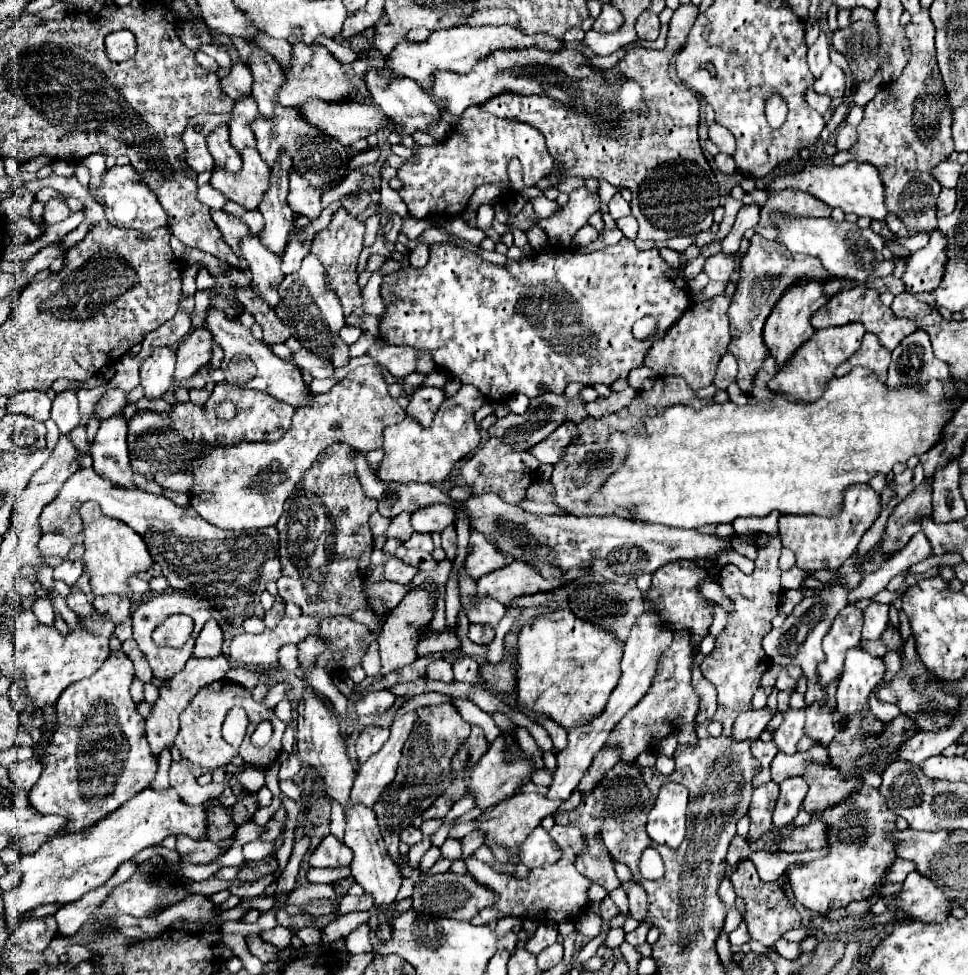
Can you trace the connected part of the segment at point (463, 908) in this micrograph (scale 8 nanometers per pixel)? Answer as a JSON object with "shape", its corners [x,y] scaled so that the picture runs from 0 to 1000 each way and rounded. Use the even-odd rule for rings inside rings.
{"shape":[[[421,888],[413,890],[415,898],[421,898],[430,905],[426,923],[428,923],[428,933],[432,935],[444,935],[448,939],[461,939],[461,942],[469,942],[469,944],[486,944],[490,942],[498,931],[508,929],[512,919],[508,913],[496,909],[490,901],[486,901],[483,896],[467,896],[467,894],[459,894],[452,898],[444,898],[438,901],[438,907],[434,907],[434,892],[426,892]]]}

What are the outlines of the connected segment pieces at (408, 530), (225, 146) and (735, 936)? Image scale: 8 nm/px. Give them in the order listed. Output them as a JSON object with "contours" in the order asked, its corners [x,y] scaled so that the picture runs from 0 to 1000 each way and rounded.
{"contours":[[[[415,525],[415,527],[411,527],[407,533],[405,533],[405,537],[403,537],[403,542],[401,542],[401,550],[403,552],[413,552],[415,556],[419,556],[424,550],[426,550],[426,546],[428,546],[428,542],[426,542],[426,537],[424,537],[424,525]]],[[[229,127],[221,135],[217,135],[213,139],[213,146],[215,146],[217,158],[221,160],[223,172],[231,172],[236,176],[246,176],[250,172],[248,158],[242,156],[242,152],[236,144],[236,129],[233,127]]],[[[767,941],[765,948],[762,950],[762,952],[759,953],[758,956],[755,956],[752,959],[752,962],[755,969],[767,969],[773,967],[775,963],[775,958],[771,946],[769,944],[769,941]]]]}

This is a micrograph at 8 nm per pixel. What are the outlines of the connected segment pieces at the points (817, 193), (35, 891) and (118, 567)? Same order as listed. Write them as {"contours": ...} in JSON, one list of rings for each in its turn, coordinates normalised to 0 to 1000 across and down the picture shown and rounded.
{"contours":[[[[874,166],[870,170],[853,168],[853,170],[835,170],[826,176],[814,176],[808,181],[802,181],[795,189],[789,193],[793,199],[802,199],[808,195],[824,195],[839,199],[841,203],[849,205],[857,213],[870,213],[874,219],[882,217],[884,222],[897,222],[903,226],[915,224],[915,211],[913,211],[913,193],[907,174],[901,168],[895,166]]],[[[151,808],[97,847],[54,859],[35,876],[23,878],[23,901],[12,915],[4,917],[8,954],[14,956],[25,944],[25,937],[41,927],[72,927],[85,921],[89,915],[107,907],[126,884],[153,868],[165,866],[176,855],[192,855],[200,862],[211,862],[213,825],[194,827],[184,818],[180,808],[171,812]]],[[[85,517],[83,529],[87,535],[87,585],[93,591],[93,601],[97,609],[132,609],[136,611],[136,605],[130,601],[130,595],[138,591],[140,587],[153,585],[157,581],[155,566],[149,558],[149,554],[128,535],[112,531],[105,527],[101,517]]]]}

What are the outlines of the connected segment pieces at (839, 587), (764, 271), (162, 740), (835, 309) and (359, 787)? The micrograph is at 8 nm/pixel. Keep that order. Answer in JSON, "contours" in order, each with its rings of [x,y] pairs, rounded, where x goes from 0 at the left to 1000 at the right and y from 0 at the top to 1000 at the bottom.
{"contours":[[[[868,595],[853,599],[849,605],[845,605],[845,611],[831,613],[818,626],[818,630],[812,634],[808,644],[806,646],[798,644],[791,650],[789,658],[787,658],[787,663],[789,663],[789,667],[791,667],[791,671],[793,671],[798,681],[804,681],[804,683],[808,683],[808,681],[824,681],[831,687],[831,691],[835,695],[835,708],[831,712],[833,722],[841,722],[841,720],[845,720],[847,724],[855,722],[853,706],[845,702],[845,687],[843,685],[849,679],[849,675],[853,675],[851,667],[849,667],[849,654],[853,652],[853,648],[857,648],[857,640],[862,638],[862,632],[876,619],[874,609],[876,609],[876,605]]],[[[783,240],[777,242],[775,254],[771,263],[767,265],[764,289],[752,316],[754,343],[756,343],[752,361],[758,363],[762,369],[760,394],[771,406],[775,406],[775,400],[779,398],[779,386],[783,384],[789,369],[793,367],[793,359],[789,357],[789,351],[787,351],[787,336],[789,336],[791,324],[795,324],[795,316],[800,316],[800,312],[804,310],[804,304],[808,304],[808,299],[812,299],[812,295],[816,295],[820,287],[831,287],[831,285],[855,287],[857,281],[849,275],[847,267],[839,263],[822,263],[822,261],[816,261],[808,250],[800,246],[791,246]]],[[[225,671],[221,675],[197,674],[194,677],[194,681],[192,681],[192,685],[186,691],[178,693],[176,697],[171,697],[171,699],[167,699],[163,704],[165,714],[163,714],[161,722],[157,724],[155,734],[151,736],[151,759],[155,763],[155,769],[159,771],[159,777],[163,777],[167,769],[176,769],[178,767],[180,757],[184,753],[184,734],[194,724],[196,716],[205,710],[205,706],[209,706],[211,702],[217,702],[221,697],[233,695],[236,687],[240,687],[240,685],[242,685],[242,681],[231,671]]],[[[880,295],[880,297],[872,297],[866,304],[860,304],[857,312],[853,312],[853,316],[849,316],[849,320],[843,320],[837,330],[843,338],[857,336],[857,334],[872,334],[878,330],[890,330],[895,334],[895,338],[905,343],[909,347],[909,353],[917,359],[924,359],[932,351],[932,347],[936,347],[940,341],[948,338],[942,328],[924,324],[924,320],[909,310],[907,297],[901,297],[901,295]]],[[[424,730],[417,736],[409,736],[403,749],[403,757],[395,765],[395,769],[382,775],[376,784],[372,784],[370,796],[364,808],[364,823],[386,827],[395,810],[403,804],[403,800],[407,800],[409,790],[411,790],[411,779],[415,773],[415,765],[421,759],[424,747],[428,745],[428,738],[430,738],[428,734],[430,732]]]]}

